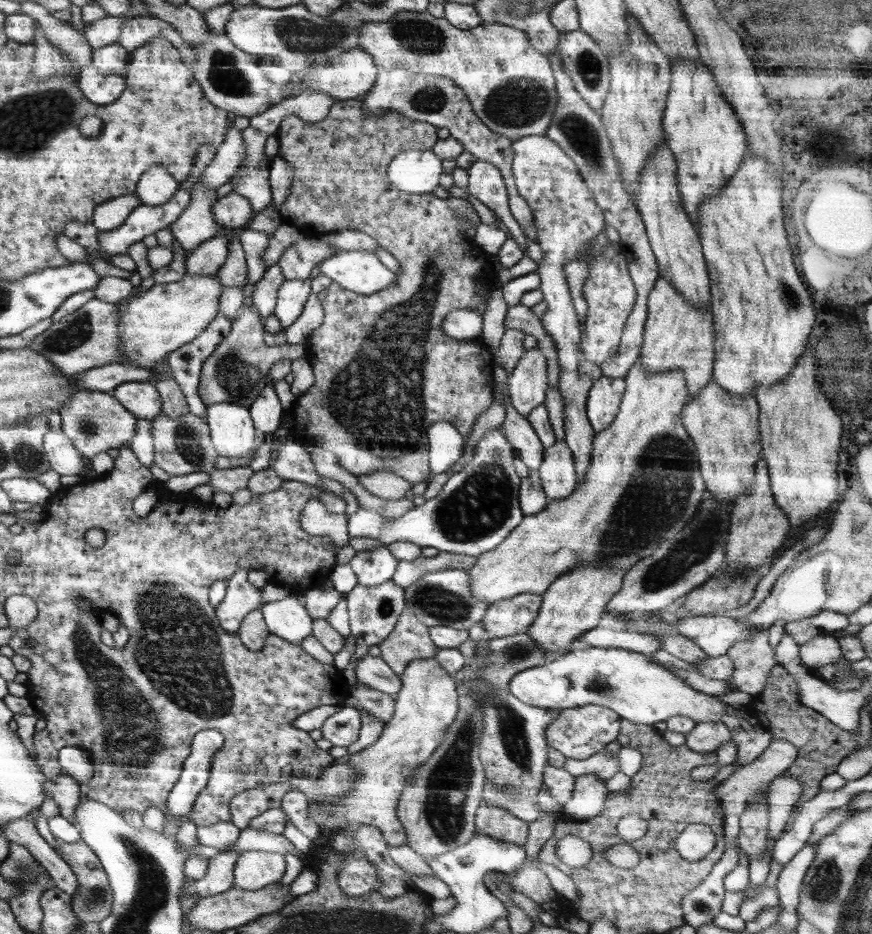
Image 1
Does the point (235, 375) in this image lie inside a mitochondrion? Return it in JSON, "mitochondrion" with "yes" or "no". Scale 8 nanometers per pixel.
{"mitochondrion":"yes"}

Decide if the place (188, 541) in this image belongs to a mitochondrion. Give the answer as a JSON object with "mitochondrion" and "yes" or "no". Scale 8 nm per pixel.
{"mitochondrion":"no"}

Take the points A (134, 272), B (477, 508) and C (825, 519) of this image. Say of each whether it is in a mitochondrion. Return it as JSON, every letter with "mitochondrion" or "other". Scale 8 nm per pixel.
{"A":"other","B":"mitochondrion","C":"other"}

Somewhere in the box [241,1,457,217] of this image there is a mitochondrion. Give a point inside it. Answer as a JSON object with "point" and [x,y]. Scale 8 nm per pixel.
{"point":[297,34]}

